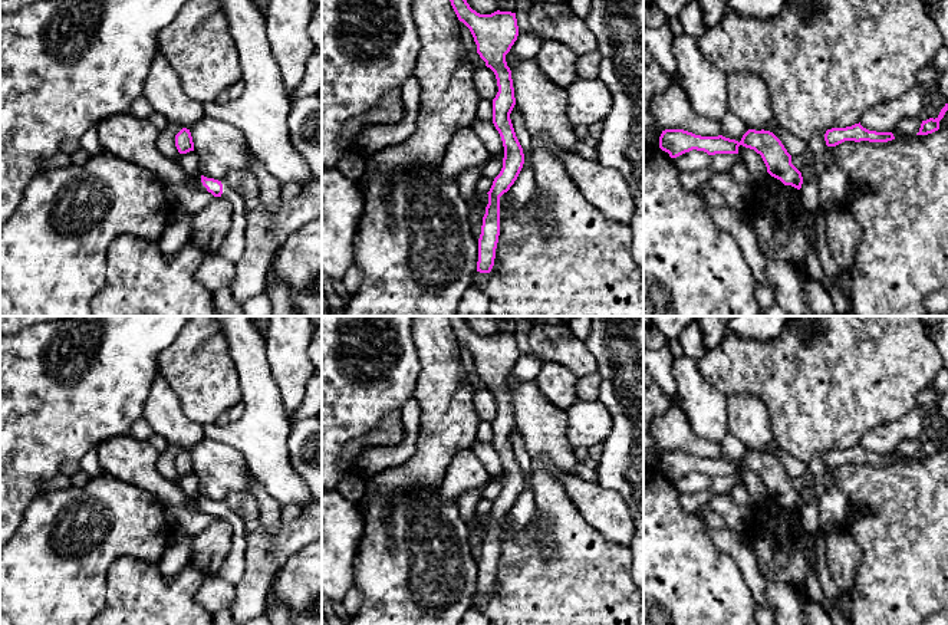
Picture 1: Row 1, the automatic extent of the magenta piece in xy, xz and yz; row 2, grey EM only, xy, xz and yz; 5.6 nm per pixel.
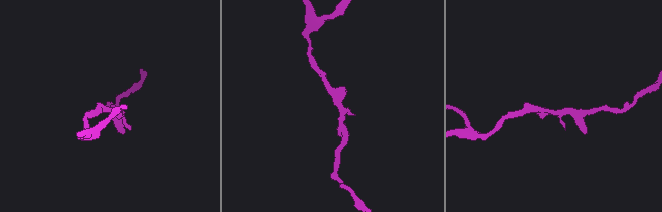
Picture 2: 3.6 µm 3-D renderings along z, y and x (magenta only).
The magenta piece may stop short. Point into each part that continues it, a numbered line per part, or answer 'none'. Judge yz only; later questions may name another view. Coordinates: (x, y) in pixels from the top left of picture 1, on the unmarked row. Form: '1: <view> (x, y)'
none

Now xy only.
1: xy (231, 571)

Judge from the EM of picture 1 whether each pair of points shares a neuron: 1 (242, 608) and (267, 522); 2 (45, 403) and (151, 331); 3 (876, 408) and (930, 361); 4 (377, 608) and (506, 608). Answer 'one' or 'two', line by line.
1: two
2: one
3: one
4: two

